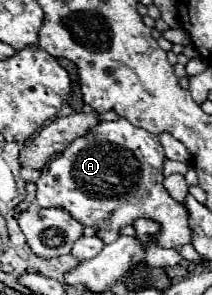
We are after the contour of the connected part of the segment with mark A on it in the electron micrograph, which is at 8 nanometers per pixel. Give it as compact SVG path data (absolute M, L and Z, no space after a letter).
M127 119L101 121L87 135L75 139L63 151L59 159L53 159L49 163L47 173L43 173L37 181L37 203L41 207L63 207L85 227L89 225L99 227L97 235L105 243L115 241L119 237L119 229L125 225L131 225L137 217L149 217L161 223L161 235L157 243L161 247L181 249L185 243L191 243L191 231L187 225L187 209L179 205L177 201L173 201L163 189L161 185L163 183L163 175L161 175L163 161L165 161L165 155L163 155L163 147L157 135L151 135L145 129L131 125Z

